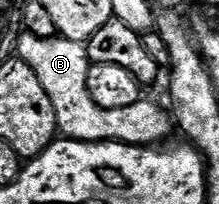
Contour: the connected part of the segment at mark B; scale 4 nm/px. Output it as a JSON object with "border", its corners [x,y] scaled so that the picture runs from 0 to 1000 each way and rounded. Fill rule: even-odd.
{"border":[[[105,152],[73,196],[73,275],[160,348],[187,422],[219,461],[251,539],[260,642],[324,686],[397,686],[411,706],[461,706],[521,686],[534,706],[644,706],[721,716],[763,681],[785,627],[785,569],[680,480],[626,490],[603,520],[548,539],[475,539],[420,500],[402,461],[393,363],[416,309],[393,275],[393,221],[352,216],[342,196],[297,196],[288,176],[164,186],[146,162]],[[100,172],[100,181],[96,181]],[[744,681],[744,686],[740,686]],[[740,686],[740,691],[735,691]]]}

